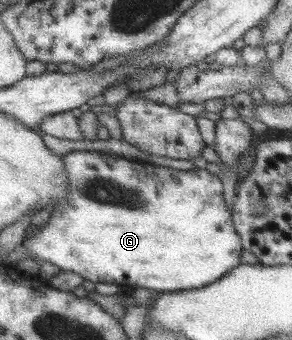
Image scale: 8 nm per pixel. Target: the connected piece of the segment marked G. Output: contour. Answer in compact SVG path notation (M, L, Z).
M73 150L67 157L67 171L69 173L69 196L62 205L55 208L50 220L41 228L33 230L29 238L25 238L25 247L29 253L35 255L38 262L48 261L62 271L72 271L94 283L112 283L121 288L125 286L144 287L154 293L175 292L181 290L193 290L205 287L219 281L224 275L243 263L244 247L242 237L233 219L233 212L227 207L227 201L223 197L223 181L220 175L215 175L207 169L194 168L192 170L179 170L173 167L156 165L152 159L147 162L119 157L117 154L106 154L100 151Z

